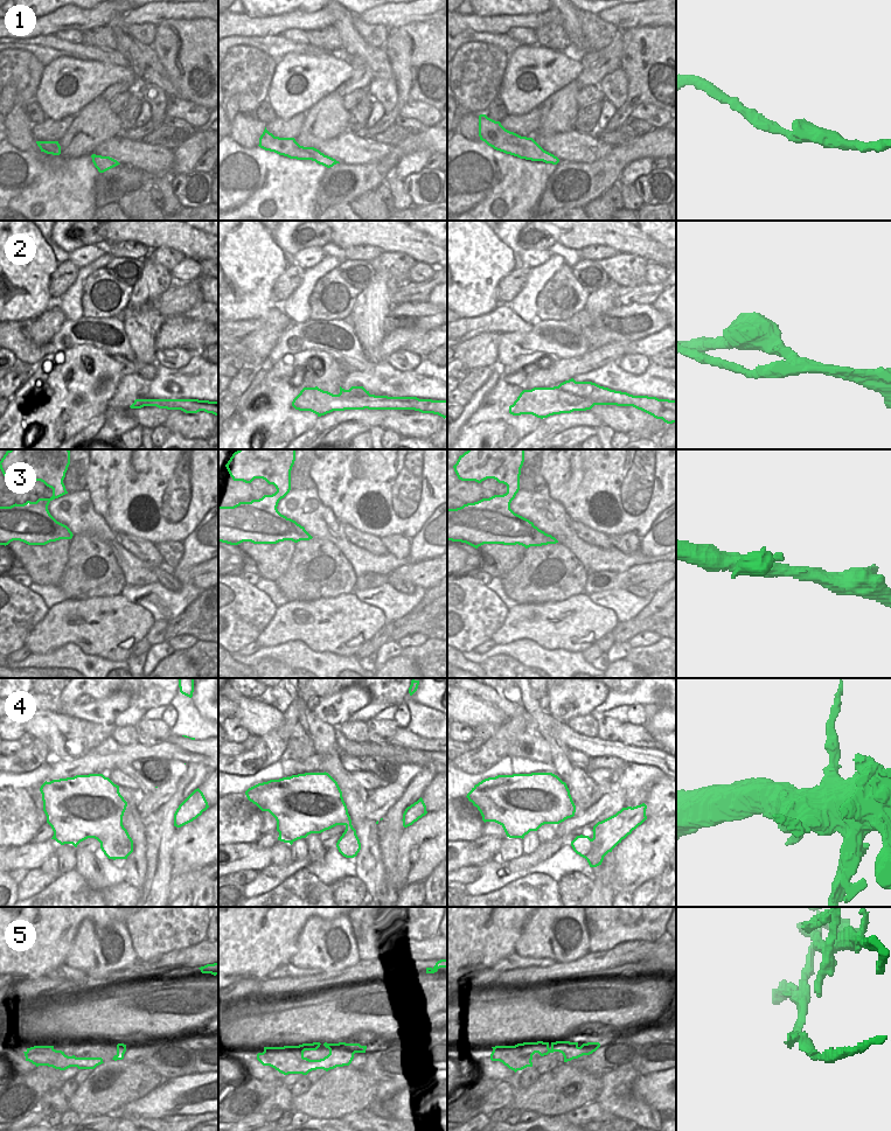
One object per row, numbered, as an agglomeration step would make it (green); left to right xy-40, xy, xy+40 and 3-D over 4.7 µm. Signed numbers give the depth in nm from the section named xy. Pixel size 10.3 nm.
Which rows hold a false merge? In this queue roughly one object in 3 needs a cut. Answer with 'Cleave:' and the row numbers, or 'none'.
Cleave: 2, 5

